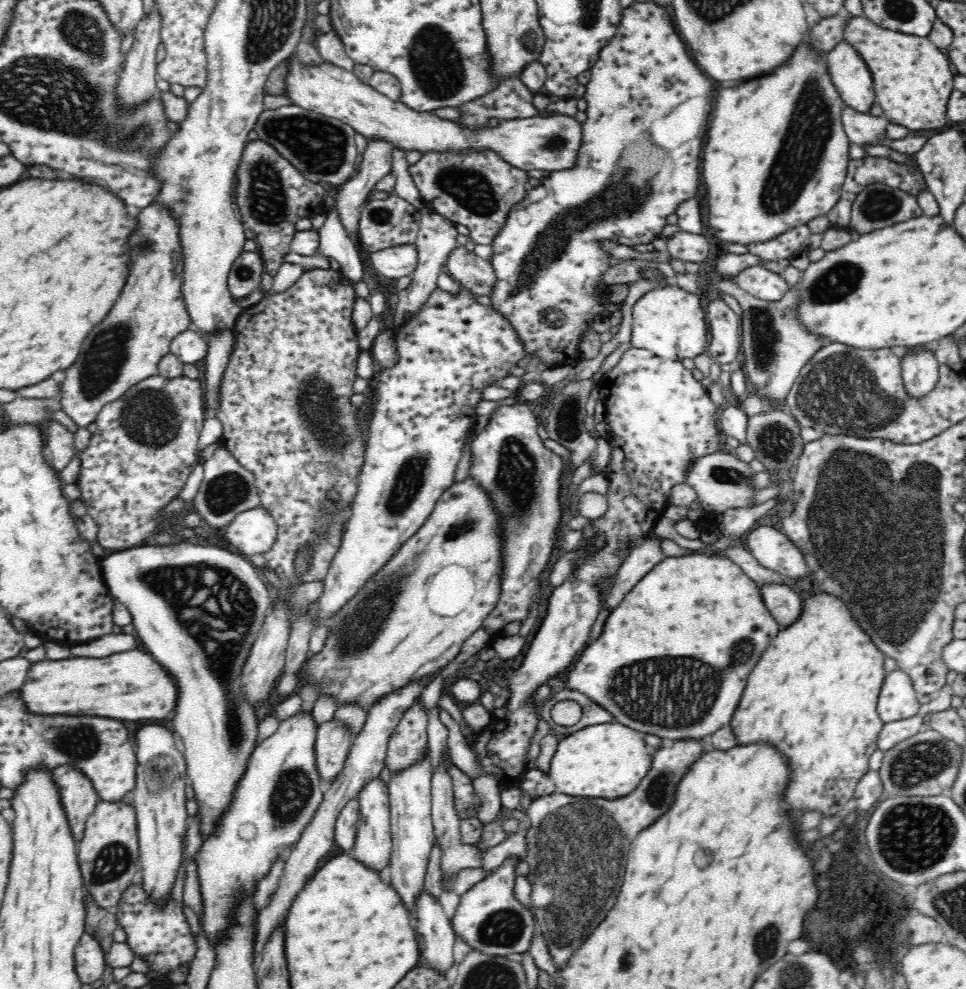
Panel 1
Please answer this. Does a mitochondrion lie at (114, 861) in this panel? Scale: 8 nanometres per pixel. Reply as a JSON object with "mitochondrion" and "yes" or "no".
{"mitochondrion":"yes"}

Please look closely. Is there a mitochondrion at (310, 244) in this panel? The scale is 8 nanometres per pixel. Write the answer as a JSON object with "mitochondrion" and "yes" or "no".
{"mitochondrion":"no"}

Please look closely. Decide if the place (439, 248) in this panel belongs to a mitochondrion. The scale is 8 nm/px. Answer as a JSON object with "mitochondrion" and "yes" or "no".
{"mitochondrion":"no"}

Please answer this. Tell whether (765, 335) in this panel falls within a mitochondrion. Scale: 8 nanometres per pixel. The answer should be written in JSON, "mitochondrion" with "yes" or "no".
{"mitochondrion":"yes"}

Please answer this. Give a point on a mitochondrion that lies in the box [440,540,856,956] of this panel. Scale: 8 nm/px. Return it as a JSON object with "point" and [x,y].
{"point":[576,851]}

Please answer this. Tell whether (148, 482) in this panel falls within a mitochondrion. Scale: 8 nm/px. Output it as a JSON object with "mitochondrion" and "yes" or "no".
{"mitochondrion":"no"}

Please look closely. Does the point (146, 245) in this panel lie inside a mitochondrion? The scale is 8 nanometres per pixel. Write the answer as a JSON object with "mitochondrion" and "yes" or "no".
{"mitochondrion":"yes"}

